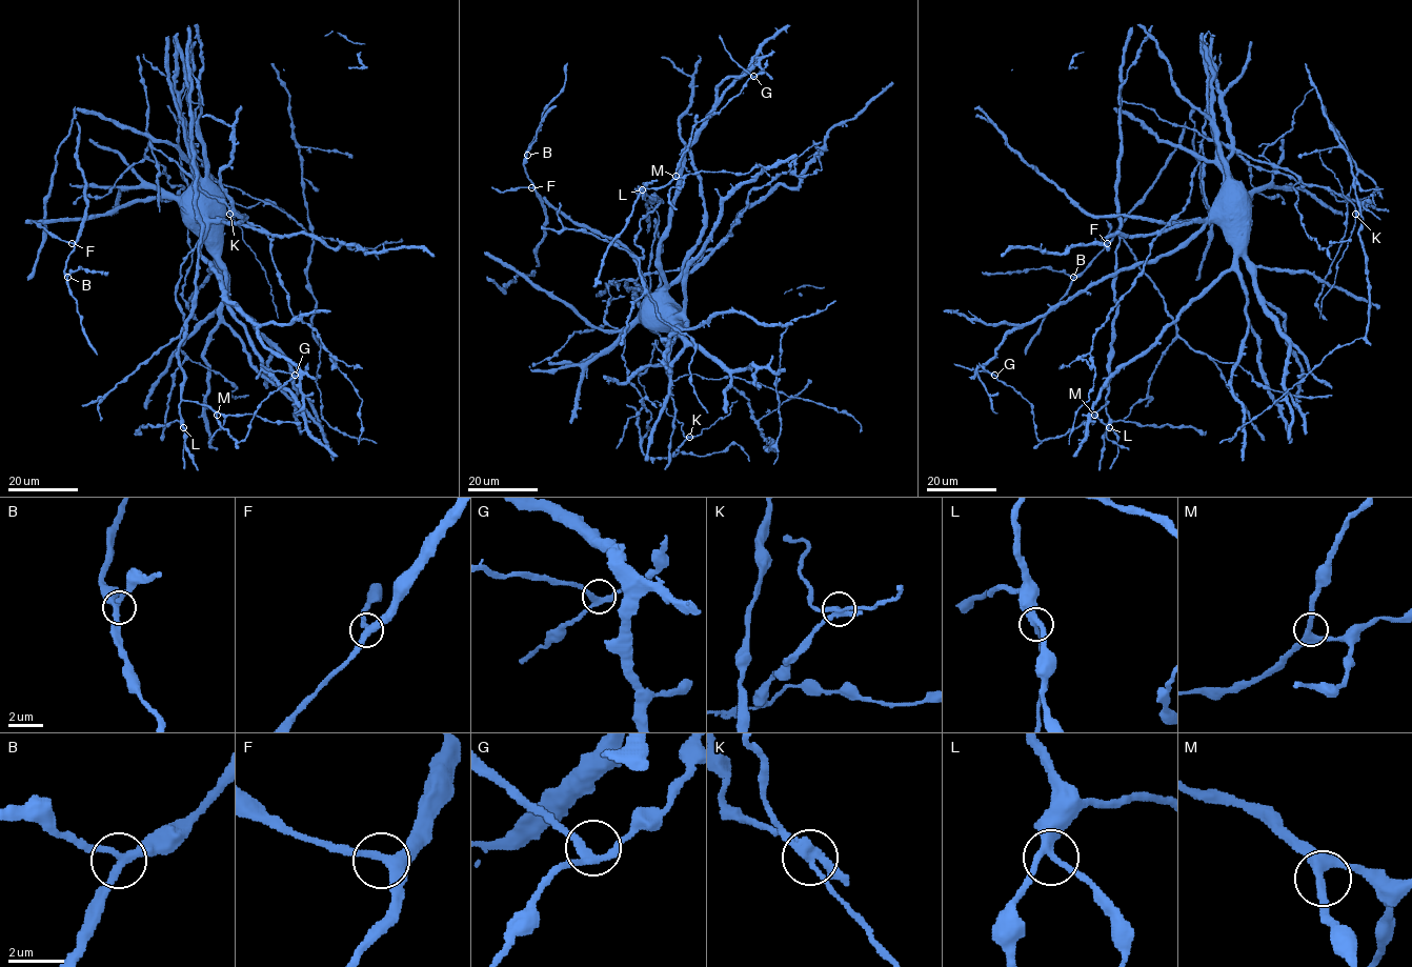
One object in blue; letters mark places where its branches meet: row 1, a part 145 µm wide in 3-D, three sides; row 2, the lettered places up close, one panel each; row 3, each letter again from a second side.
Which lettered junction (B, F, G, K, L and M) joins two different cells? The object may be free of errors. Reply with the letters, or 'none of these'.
K

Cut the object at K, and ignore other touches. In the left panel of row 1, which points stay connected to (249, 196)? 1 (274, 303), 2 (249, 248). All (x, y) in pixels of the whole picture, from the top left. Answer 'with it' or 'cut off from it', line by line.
1: cut off from it
2: cut off from it

